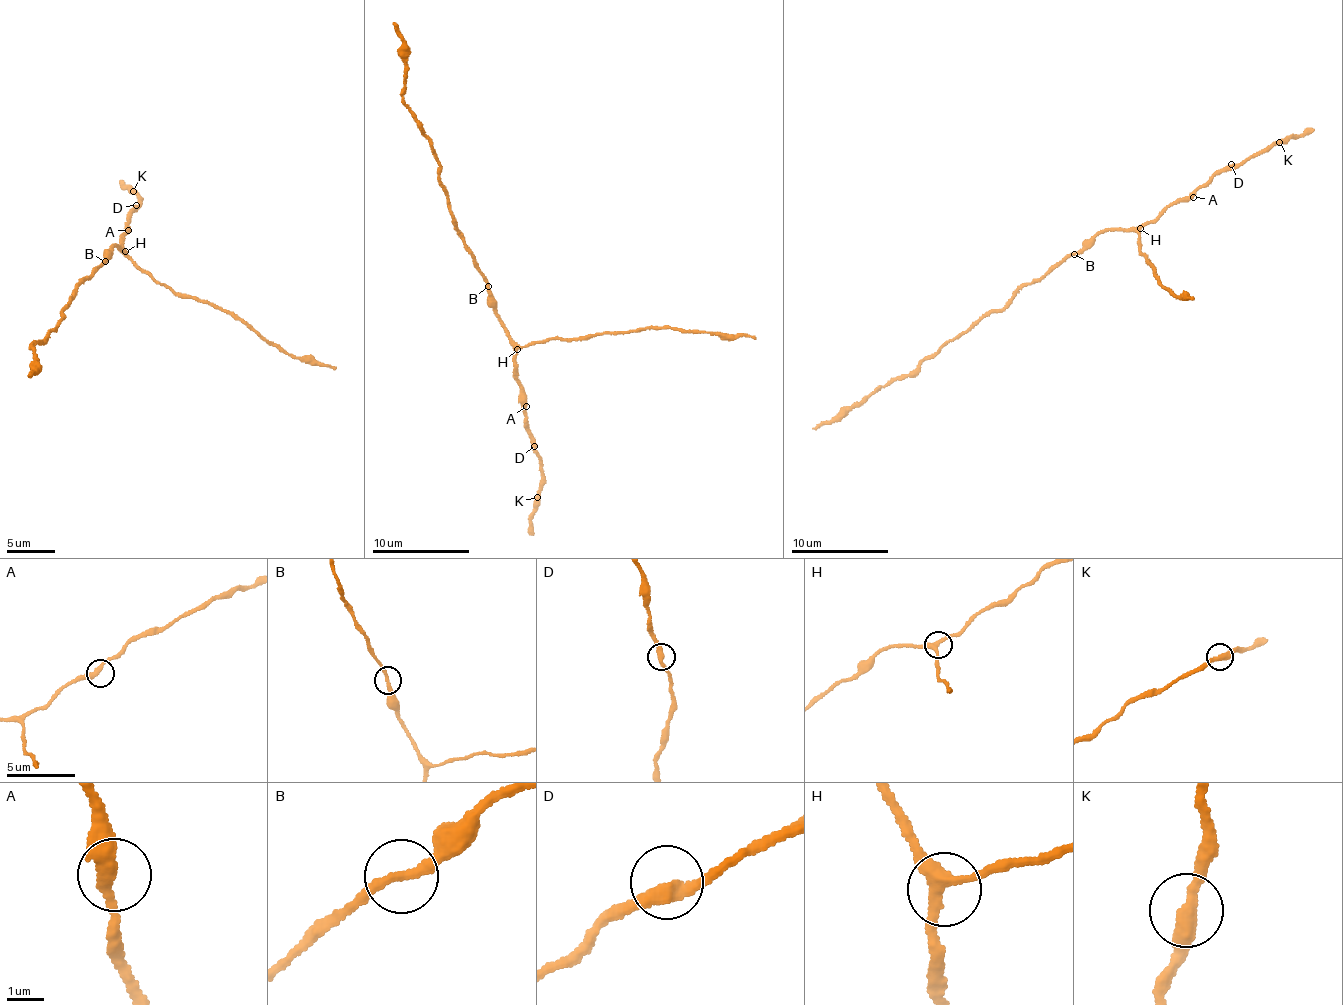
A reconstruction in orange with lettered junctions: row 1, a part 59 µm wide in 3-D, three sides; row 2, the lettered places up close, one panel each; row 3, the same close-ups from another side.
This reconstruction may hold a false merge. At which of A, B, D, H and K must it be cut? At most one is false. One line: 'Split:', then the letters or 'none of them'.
Split: none of them

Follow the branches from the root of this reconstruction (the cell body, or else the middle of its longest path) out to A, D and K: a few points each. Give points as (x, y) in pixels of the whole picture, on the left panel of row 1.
A: (102, 261), (114, 245), (123, 249), (119, 247), (119, 241), (128, 230)
D: (102, 261), (114, 245), (123, 249), (119, 247), (119, 241), (126, 233), (123, 231), (136, 205)
K: (102, 261), (114, 245), (123, 249), (119, 241), (126, 233), (123, 231), (128, 218), (141, 201), (133, 190)

